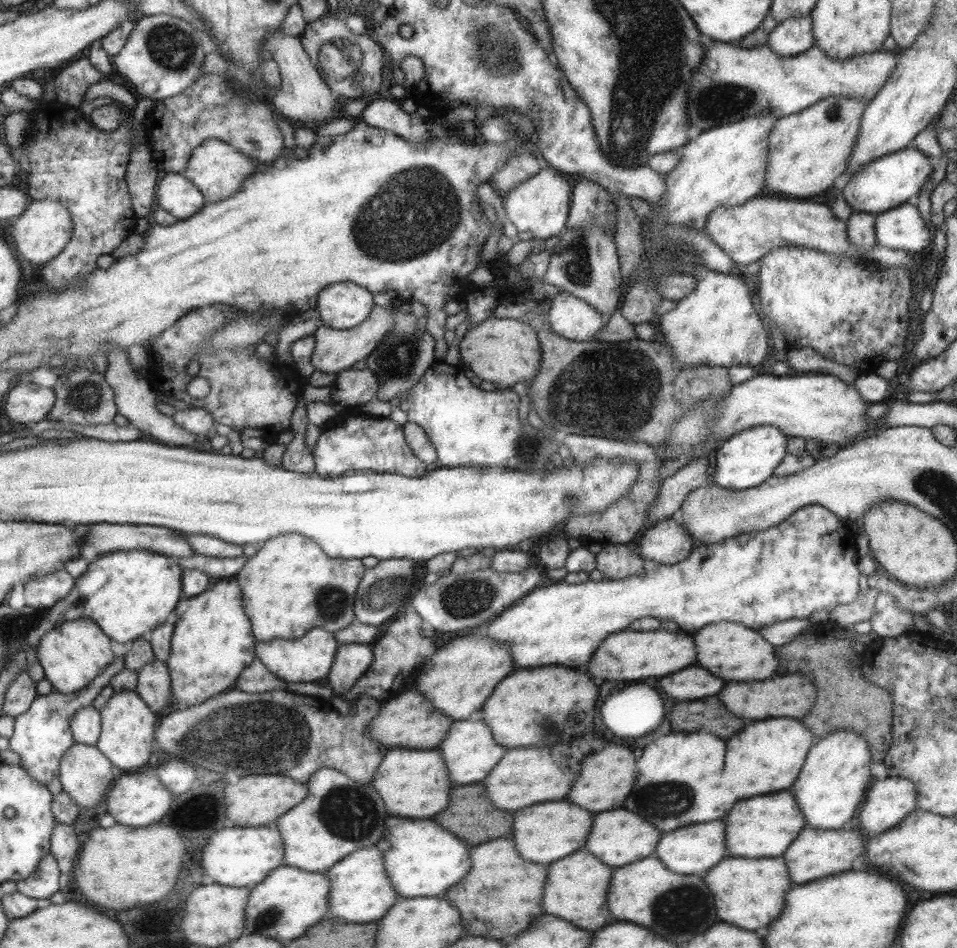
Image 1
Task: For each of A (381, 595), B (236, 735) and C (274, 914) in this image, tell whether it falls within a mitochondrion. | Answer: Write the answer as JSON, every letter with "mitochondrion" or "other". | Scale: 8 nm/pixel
{"A":"mitochondrion","B":"mitochondrion","C":"mitochondrion"}

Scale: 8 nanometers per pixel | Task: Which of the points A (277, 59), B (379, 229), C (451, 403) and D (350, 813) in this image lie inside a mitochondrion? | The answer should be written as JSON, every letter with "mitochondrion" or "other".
{"A":"other","B":"mitochondrion","C":"other","D":"mitochondrion"}

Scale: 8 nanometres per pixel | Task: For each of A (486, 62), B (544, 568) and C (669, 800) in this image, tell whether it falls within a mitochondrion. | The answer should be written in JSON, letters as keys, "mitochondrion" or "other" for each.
{"A":"mitochondrion","B":"other","C":"mitochondrion"}

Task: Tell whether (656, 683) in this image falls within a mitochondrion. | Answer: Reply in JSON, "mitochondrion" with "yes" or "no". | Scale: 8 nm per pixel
{"mitochondrion":"no"}

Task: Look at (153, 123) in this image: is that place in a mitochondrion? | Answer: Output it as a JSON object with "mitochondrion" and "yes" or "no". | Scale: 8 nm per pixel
{"mitochondrion":"no"}

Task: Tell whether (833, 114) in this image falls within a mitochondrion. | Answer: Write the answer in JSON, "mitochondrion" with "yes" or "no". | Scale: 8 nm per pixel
{"mitochondrion":"no"}

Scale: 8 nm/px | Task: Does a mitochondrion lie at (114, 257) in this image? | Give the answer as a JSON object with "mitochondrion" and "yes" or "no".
{"mitochondrion":"no"}

